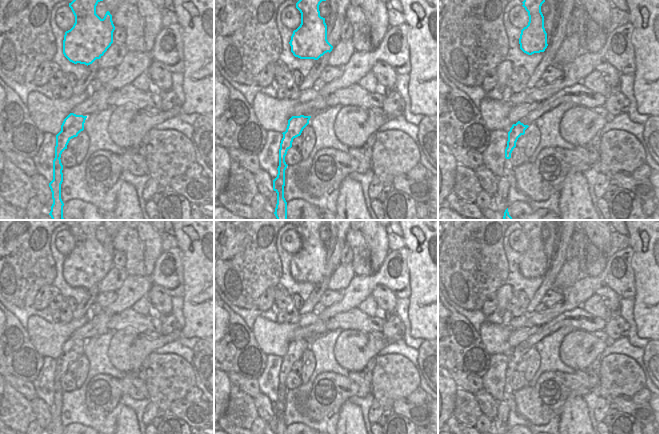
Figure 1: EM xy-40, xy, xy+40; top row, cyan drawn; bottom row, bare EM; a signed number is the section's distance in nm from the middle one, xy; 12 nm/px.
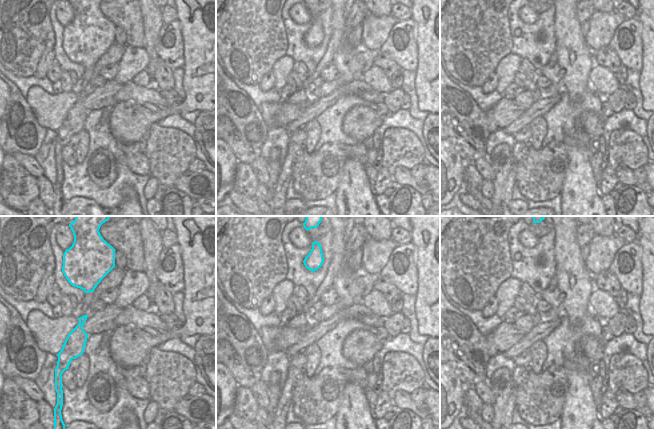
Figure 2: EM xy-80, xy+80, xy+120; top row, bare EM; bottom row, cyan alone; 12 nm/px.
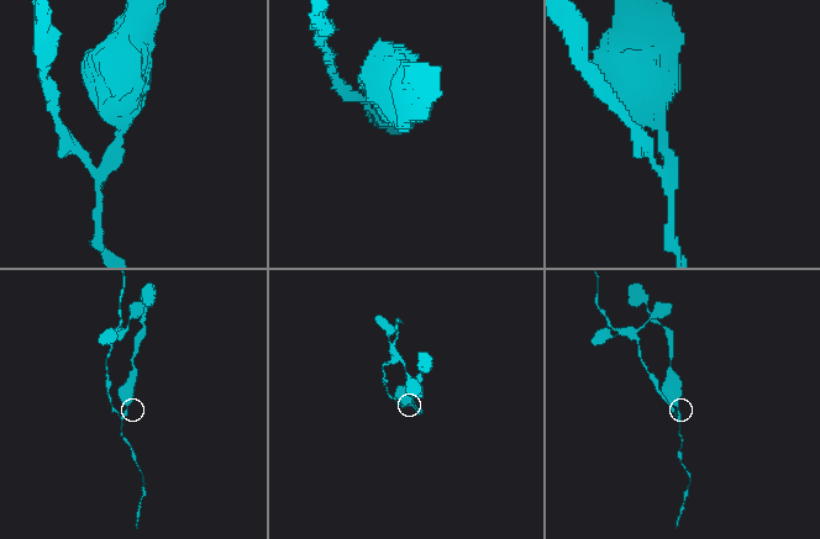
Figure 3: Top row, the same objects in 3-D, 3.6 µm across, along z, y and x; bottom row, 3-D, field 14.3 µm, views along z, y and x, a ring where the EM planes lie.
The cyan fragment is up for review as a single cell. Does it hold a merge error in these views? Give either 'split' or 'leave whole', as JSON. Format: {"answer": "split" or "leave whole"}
{"answer": "split"}

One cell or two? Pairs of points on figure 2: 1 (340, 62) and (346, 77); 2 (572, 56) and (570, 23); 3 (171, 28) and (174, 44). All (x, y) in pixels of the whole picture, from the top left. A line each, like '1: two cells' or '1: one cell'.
1: one cell
2: one cell
3: one cell

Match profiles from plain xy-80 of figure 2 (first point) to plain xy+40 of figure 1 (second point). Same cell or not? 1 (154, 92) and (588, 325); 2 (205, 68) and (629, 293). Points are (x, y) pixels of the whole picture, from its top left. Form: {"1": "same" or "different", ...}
{"1": "same", "2": "different"}

